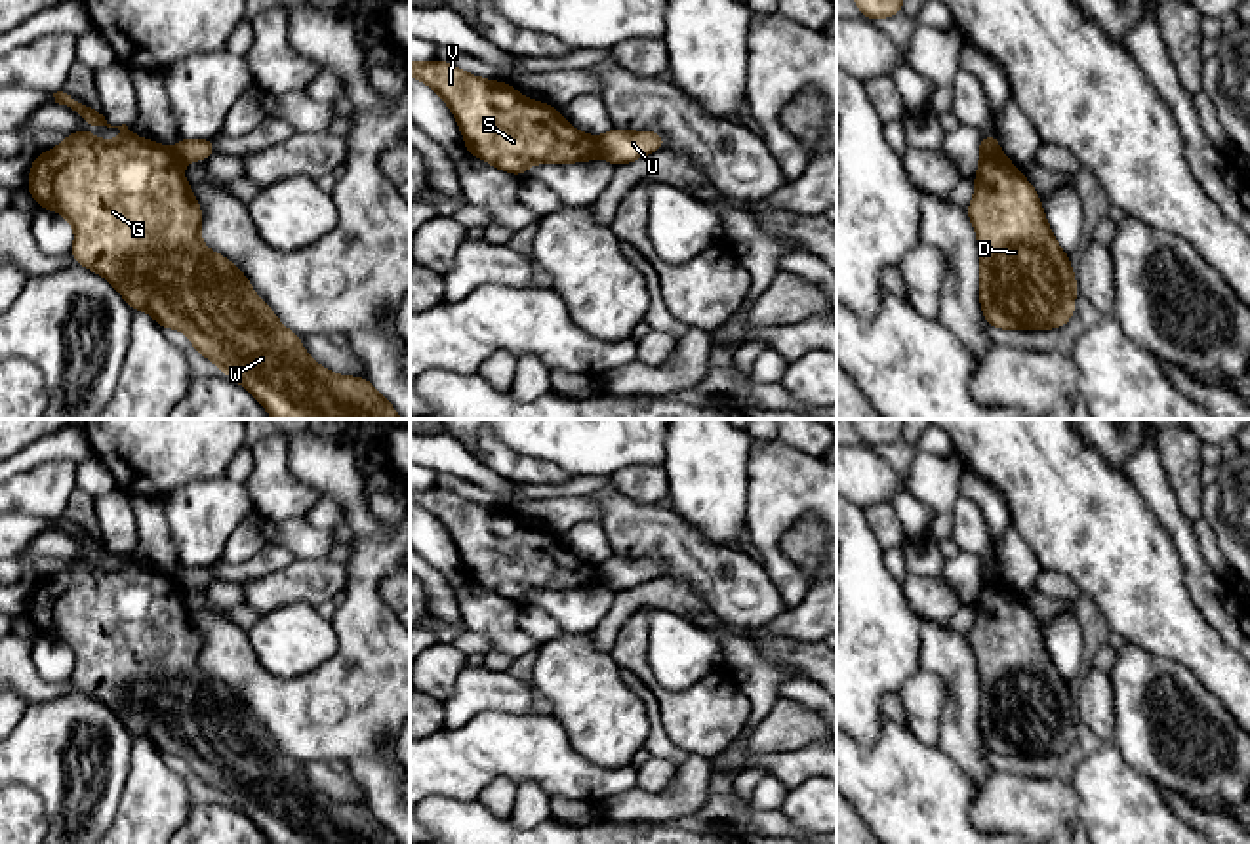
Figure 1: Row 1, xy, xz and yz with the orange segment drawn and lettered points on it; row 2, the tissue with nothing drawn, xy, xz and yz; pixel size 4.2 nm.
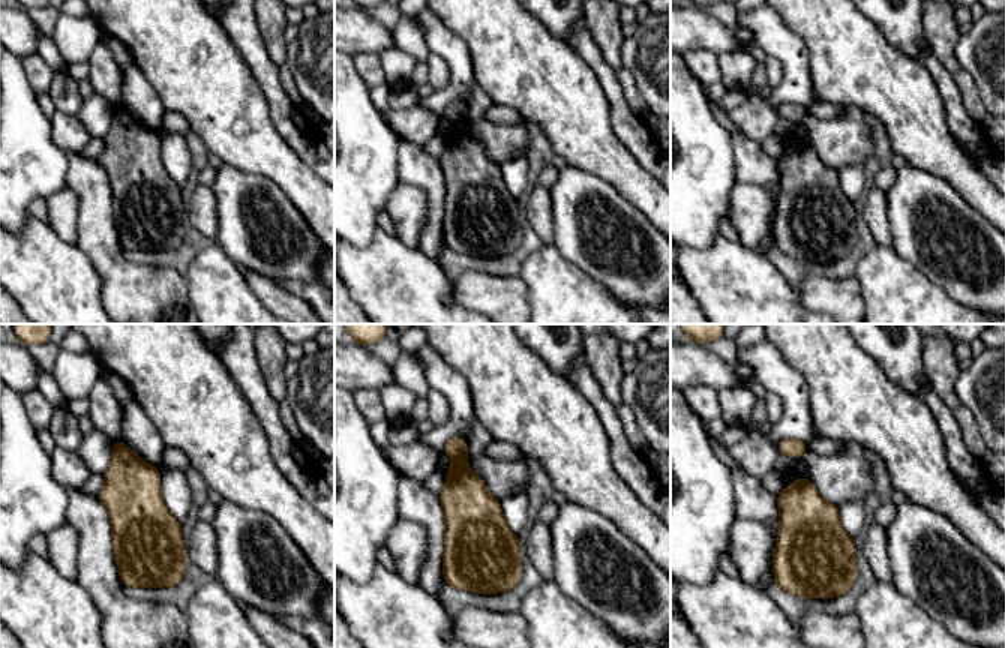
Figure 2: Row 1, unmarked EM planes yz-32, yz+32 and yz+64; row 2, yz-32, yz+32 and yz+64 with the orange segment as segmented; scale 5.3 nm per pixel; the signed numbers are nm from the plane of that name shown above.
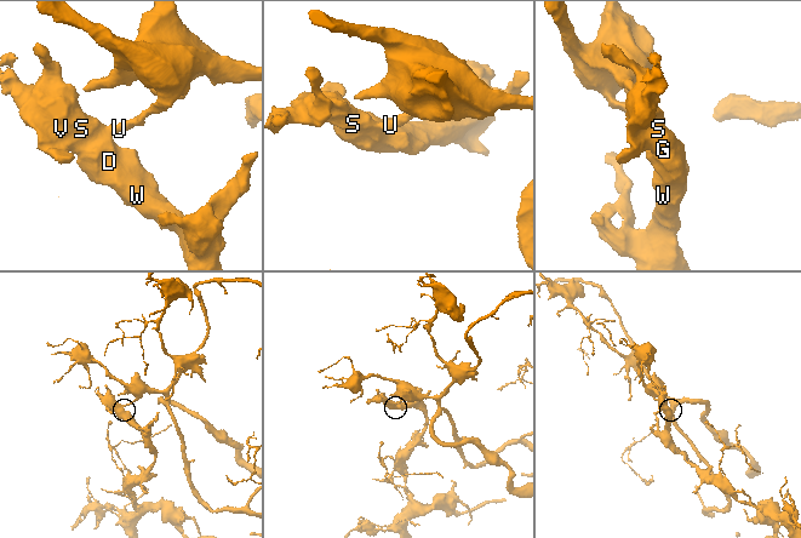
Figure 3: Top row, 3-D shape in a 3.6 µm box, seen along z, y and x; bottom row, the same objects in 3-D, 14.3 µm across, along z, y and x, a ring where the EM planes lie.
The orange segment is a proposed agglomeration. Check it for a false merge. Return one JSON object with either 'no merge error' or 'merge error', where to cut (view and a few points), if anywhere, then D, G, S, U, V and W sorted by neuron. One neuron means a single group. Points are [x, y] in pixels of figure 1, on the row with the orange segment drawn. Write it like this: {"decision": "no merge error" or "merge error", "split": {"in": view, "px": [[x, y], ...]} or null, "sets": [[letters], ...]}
{"decision": "merge error", "split": {"in": "xz", "px": [[595, 138], [601, 155]]}, "sets": [["D", "G", "S", "V", "W"], ["U"]]}

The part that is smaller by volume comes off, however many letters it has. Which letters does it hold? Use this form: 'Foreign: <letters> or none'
Foreign: D, G, S, V, W

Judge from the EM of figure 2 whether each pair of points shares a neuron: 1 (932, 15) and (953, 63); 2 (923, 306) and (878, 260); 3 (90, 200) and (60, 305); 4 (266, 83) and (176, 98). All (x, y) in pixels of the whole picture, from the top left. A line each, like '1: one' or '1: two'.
1: one
2: one
3: two
4: two

